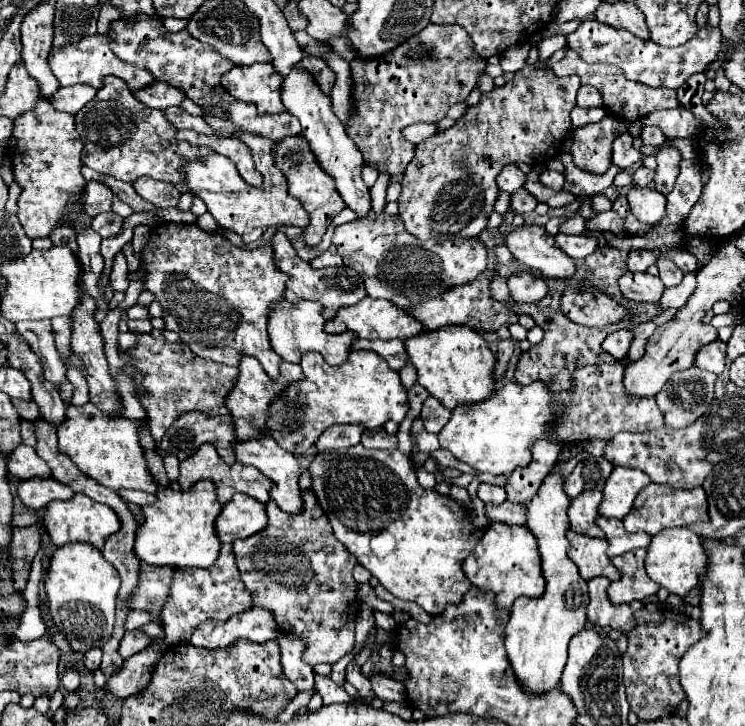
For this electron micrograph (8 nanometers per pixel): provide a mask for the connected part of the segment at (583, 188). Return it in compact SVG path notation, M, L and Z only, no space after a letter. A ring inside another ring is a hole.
M560 153L560 161L566 165L566 185L564 189L572 191L574 195L594 195L594 193L602 193L606 191L616 173L620 173L620 169L616 169L616 165L612 165L604 175L594 175L594 173L586 173L582 169L578 169L572 163L572 155L570 153Z

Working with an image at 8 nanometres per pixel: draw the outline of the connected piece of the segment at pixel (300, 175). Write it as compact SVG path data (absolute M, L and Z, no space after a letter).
M286 137L276 145L274 155L276 155L276 167L288 179L288 193L300 199L300 203L310 215L310 225L304 229L304 241L308 247L316 247L322 241L326 227L330 225L330 219L338 215L342 209L346 209L344 199L340 197L340 193L336 193L336 185L332 185L332 177L328 177L328 173L324 173L324 169L320 169L320 165L312 157L308 141L300 137Z

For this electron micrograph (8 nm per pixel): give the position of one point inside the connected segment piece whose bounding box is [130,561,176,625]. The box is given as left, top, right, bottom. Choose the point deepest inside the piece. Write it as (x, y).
(152, 590)

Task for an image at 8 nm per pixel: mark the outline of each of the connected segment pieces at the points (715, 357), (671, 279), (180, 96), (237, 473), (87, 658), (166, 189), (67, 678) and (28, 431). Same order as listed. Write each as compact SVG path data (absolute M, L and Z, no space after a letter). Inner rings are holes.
M716 339L710 345L704 345L698 351L694 365L700 365L700 369L720 375L726 367L726 343L722 339Z
M658 257L656 259L656 267L658 267L658 275L660 275L660 279L662 279L662 283L666 285L666 287L674 287L674 285L678 285L680 281L682 281L682 271L670 261L670 259L662 259L662 257Z
M156 81L154 85L140 89L134 95L140 103L152 107L152 109L168 109L168 107L180 107L180 101L184 101L184 93L182 89L176 89L172 85L164 85L162 81Z
M202 445L196 453L192 453L192 457L188 457L186 461L180 463L180 477L178 477L178 483L182 485L184 491L190 491L190 487L200 481L200 479L212 479L218 487L218 499L222 503L228 503L234 493L246 493L254 499L258 499L260 503L266 503L270 499L270 489L272 489L272 481L268 481L268 477L264 477L256 467L250 467L250 465L244 465L244 467L238 467L236 465L226 465L222 461L222 457L216 453L216 449L212 449L212 445Z
M100 647L90 649L90 651L84 653L84 657L82 657L84 667L86 667L88 671L96 671L96 669L100 667L100 659L102 659L102 649L100 649Z
M140 177L134 183L134 189L142 199L150 201L156 209L172 209L172 207L176 207L178 201L180 201L180 195L182 195L172 183L154 181L154 179L148 179L148 177Z
M64 671L62 673L62 685L66 691L76 691L80 685L80 677L76 671Z
M22 421L22 443L24 445L36 445L36 431L34 431L34 423L32 421Z

